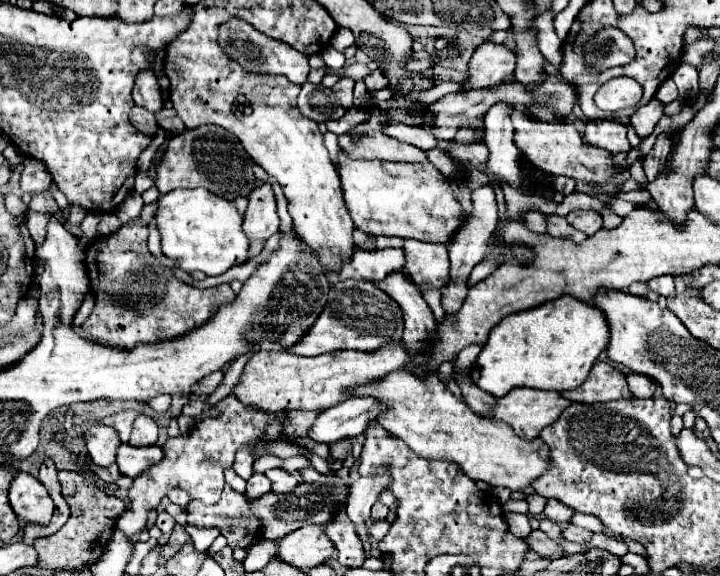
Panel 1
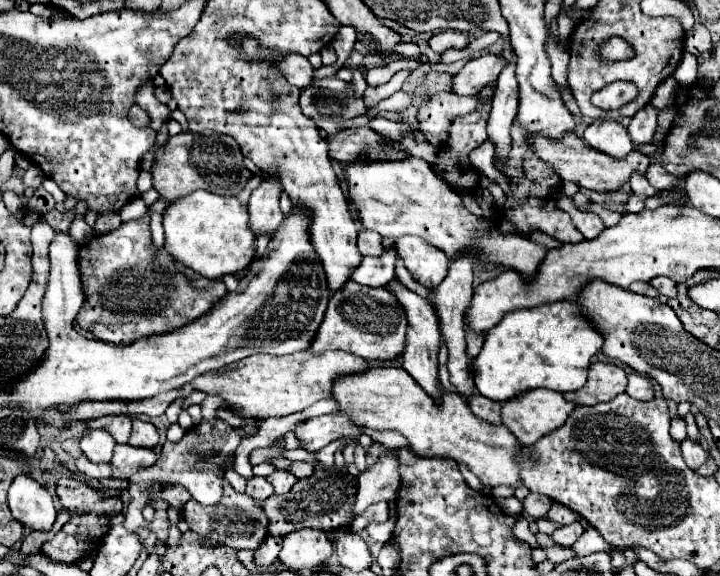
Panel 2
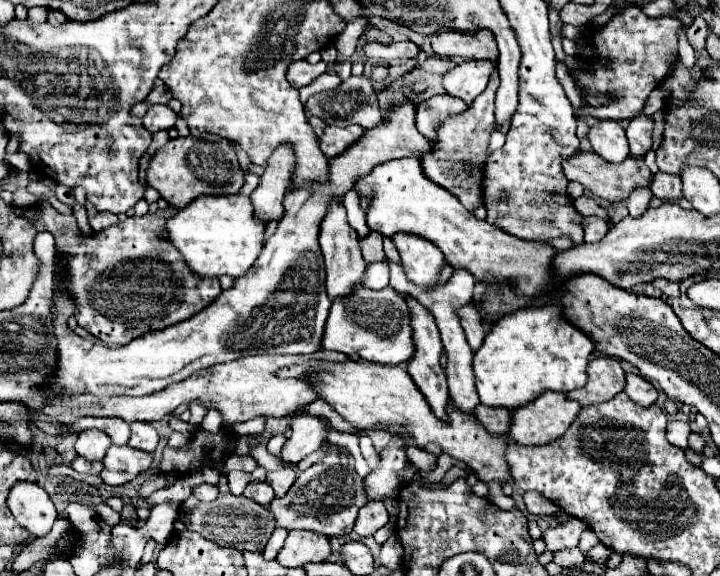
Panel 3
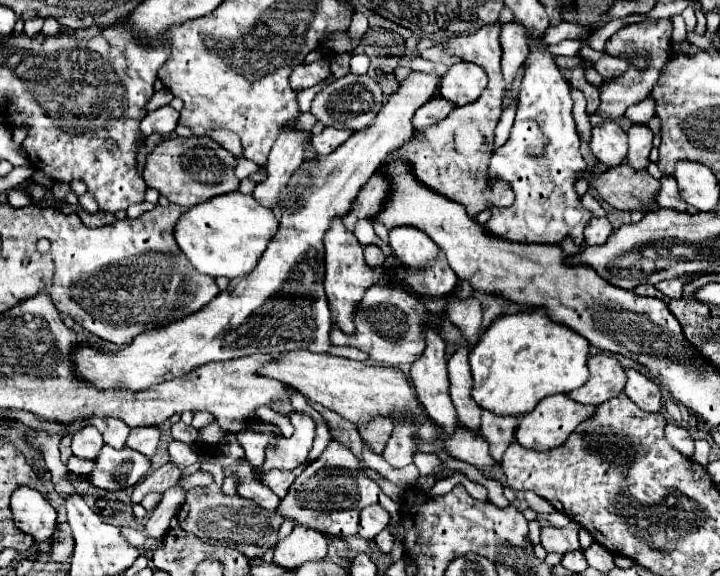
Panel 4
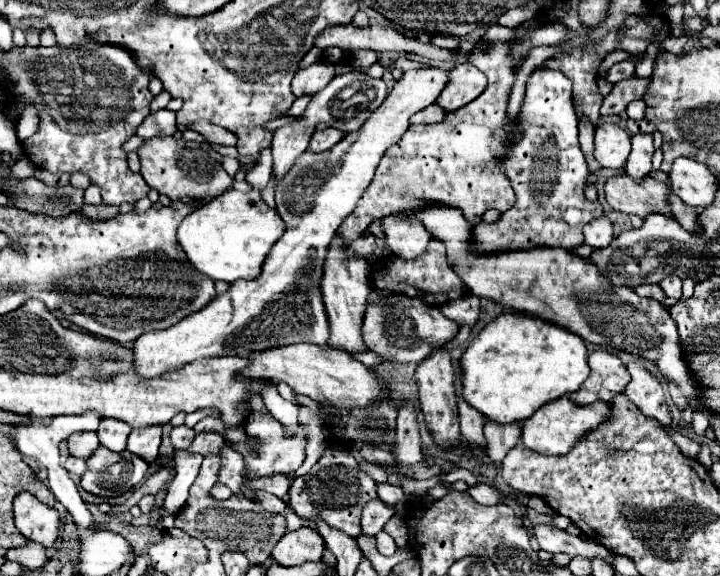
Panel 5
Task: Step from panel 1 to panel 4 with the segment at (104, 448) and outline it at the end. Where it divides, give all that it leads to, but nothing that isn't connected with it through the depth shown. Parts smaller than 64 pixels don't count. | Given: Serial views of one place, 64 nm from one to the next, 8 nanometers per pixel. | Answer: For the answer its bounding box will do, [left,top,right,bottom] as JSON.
[70,426,104,460]

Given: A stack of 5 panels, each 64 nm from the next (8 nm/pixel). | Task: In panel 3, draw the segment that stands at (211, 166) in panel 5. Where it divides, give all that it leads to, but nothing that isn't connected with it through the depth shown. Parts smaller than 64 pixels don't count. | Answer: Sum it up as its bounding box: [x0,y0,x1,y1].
[146,136,244,208]

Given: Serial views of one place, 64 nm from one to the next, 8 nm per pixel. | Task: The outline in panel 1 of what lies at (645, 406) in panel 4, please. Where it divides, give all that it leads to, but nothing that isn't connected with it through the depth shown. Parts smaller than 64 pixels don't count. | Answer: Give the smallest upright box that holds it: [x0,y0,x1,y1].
[628,374,656,398]

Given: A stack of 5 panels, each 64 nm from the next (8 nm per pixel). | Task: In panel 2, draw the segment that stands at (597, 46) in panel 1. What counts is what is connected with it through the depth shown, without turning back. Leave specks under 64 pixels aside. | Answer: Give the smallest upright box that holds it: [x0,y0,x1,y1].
[600,36,634,62]

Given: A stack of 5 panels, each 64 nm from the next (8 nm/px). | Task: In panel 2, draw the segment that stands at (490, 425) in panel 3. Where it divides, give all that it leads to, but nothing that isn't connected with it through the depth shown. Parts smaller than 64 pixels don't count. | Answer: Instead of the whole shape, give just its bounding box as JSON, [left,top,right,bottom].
[468,394,502,424]

